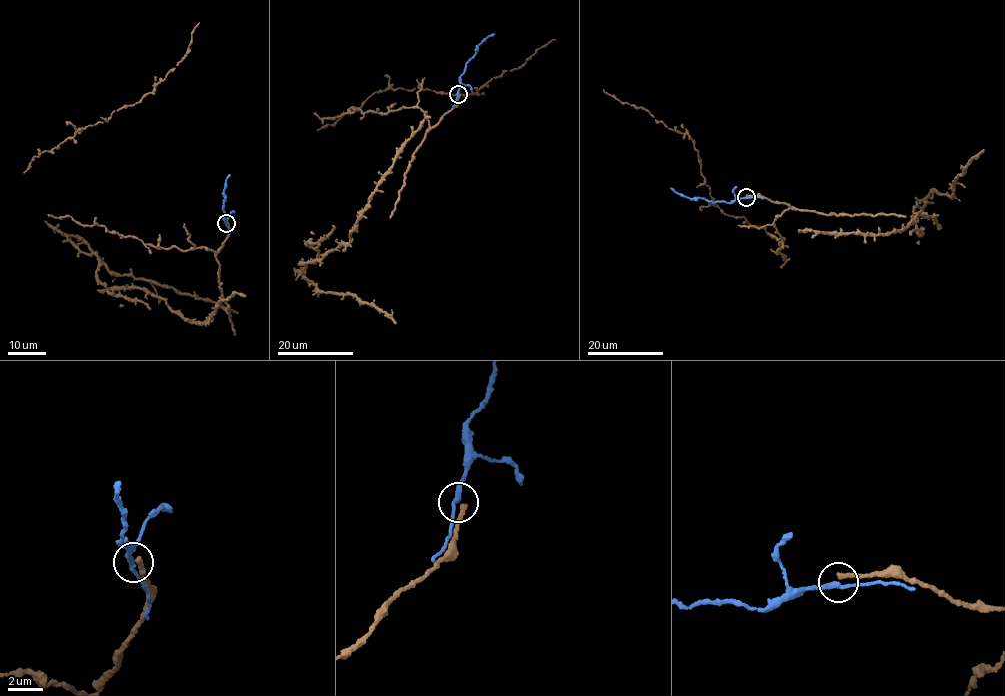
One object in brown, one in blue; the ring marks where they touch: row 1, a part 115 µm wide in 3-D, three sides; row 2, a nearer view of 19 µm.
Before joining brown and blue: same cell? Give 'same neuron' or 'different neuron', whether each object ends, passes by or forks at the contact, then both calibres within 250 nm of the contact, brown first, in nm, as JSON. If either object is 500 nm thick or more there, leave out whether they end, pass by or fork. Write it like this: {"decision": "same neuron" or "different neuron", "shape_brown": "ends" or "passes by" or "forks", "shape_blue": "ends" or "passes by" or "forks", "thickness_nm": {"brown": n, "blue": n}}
{"decision": "same neuron", "shape_brown": "ends", "shape_blue": "passes by", "thickness_nm": {"brown": 320, "blue": 260}}

